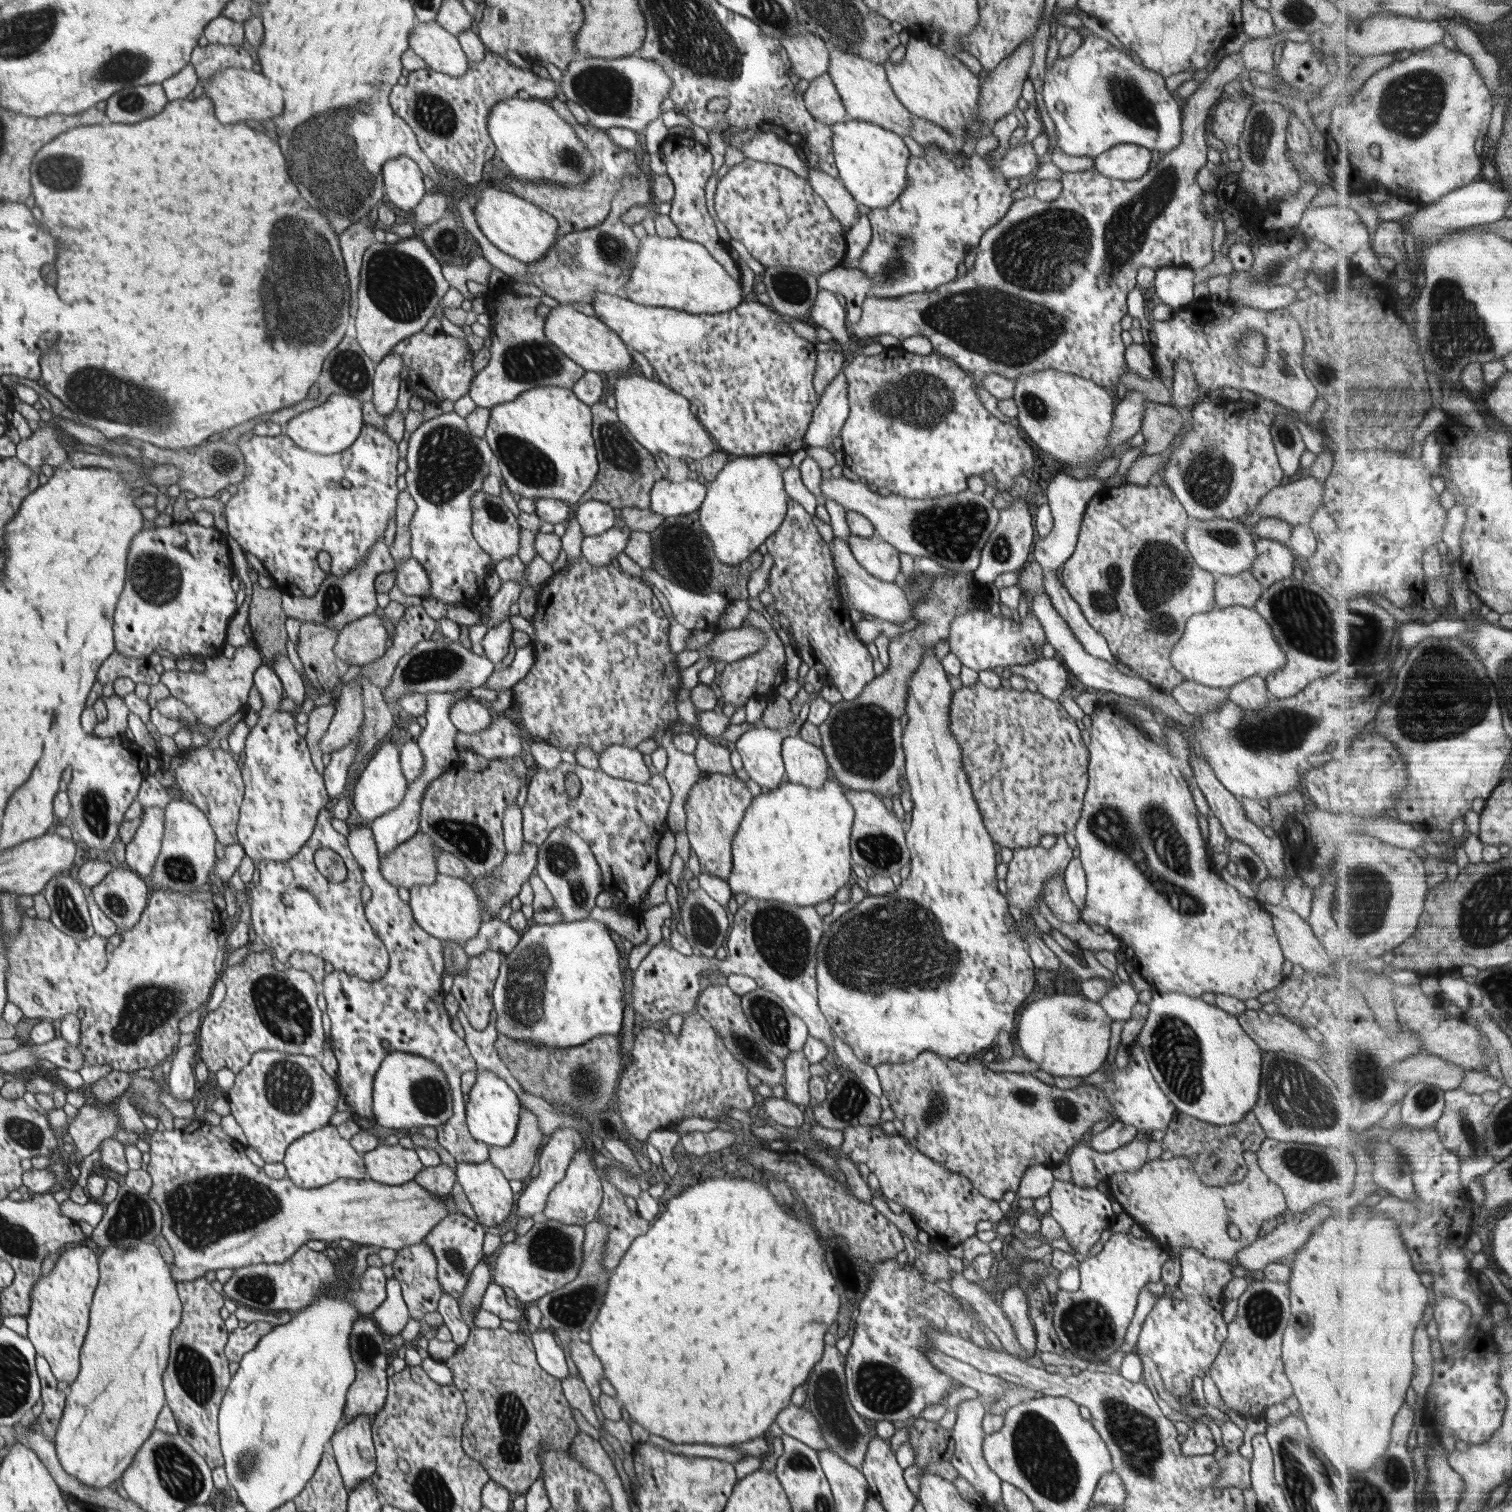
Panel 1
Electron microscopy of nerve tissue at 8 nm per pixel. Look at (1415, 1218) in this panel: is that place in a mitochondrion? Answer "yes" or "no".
no

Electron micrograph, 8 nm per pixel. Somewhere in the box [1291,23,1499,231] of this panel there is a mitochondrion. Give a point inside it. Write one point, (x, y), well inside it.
(1410, 105)

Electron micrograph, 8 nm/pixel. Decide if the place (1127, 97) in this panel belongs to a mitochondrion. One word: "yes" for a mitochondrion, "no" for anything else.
yes

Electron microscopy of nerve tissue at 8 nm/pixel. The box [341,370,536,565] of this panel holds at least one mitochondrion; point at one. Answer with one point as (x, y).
(448, 461)

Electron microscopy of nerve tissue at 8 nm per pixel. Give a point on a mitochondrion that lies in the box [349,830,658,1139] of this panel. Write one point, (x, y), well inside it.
(523, 1001)

